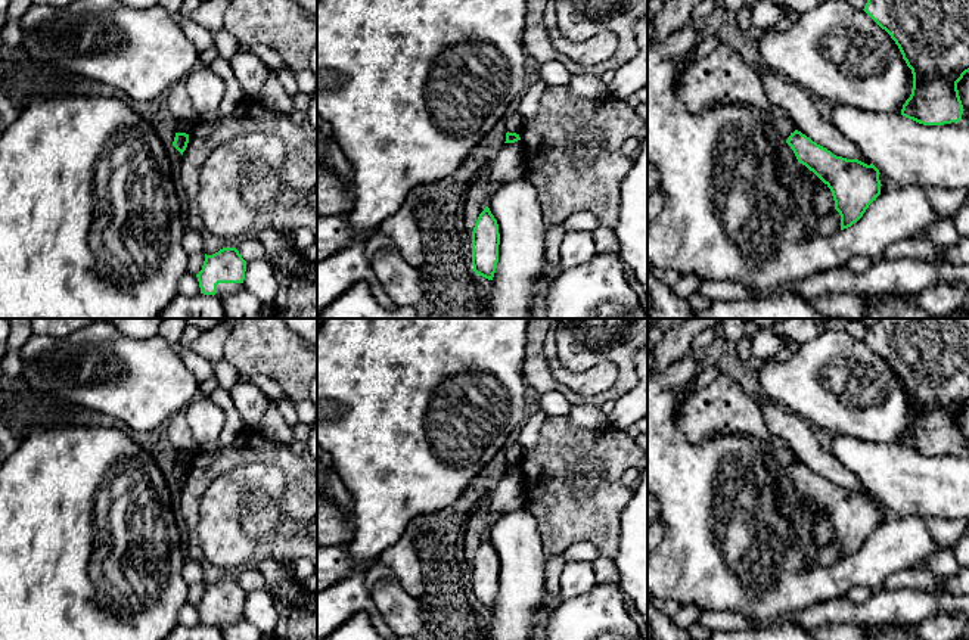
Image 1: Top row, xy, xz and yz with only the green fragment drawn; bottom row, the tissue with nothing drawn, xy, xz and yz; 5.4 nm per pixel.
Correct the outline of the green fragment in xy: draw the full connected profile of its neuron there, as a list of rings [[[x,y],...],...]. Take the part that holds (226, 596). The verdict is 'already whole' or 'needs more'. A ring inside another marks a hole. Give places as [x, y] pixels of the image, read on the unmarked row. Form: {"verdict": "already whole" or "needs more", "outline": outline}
{"verdict": "needs more", "outline": [[[223,578],[212,585],[205,584],[202,600],[196,605],[201,624],[220,630],[242,619],[246,591],[236,578]]]}

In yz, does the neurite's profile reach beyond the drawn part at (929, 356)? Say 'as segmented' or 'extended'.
as segmented

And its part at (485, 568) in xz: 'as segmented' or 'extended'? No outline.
as segmented

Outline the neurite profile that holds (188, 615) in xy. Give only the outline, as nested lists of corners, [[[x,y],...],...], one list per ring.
[[[186,603],[180,611],[178,611],[178,624],[186,625],[186,627],[195,627],[201,624],[199,612],[198,608]]]

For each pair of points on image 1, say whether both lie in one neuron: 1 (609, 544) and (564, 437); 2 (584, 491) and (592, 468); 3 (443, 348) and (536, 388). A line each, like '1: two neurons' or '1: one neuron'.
1: one neuron
2: one neuron
3: two neurons

